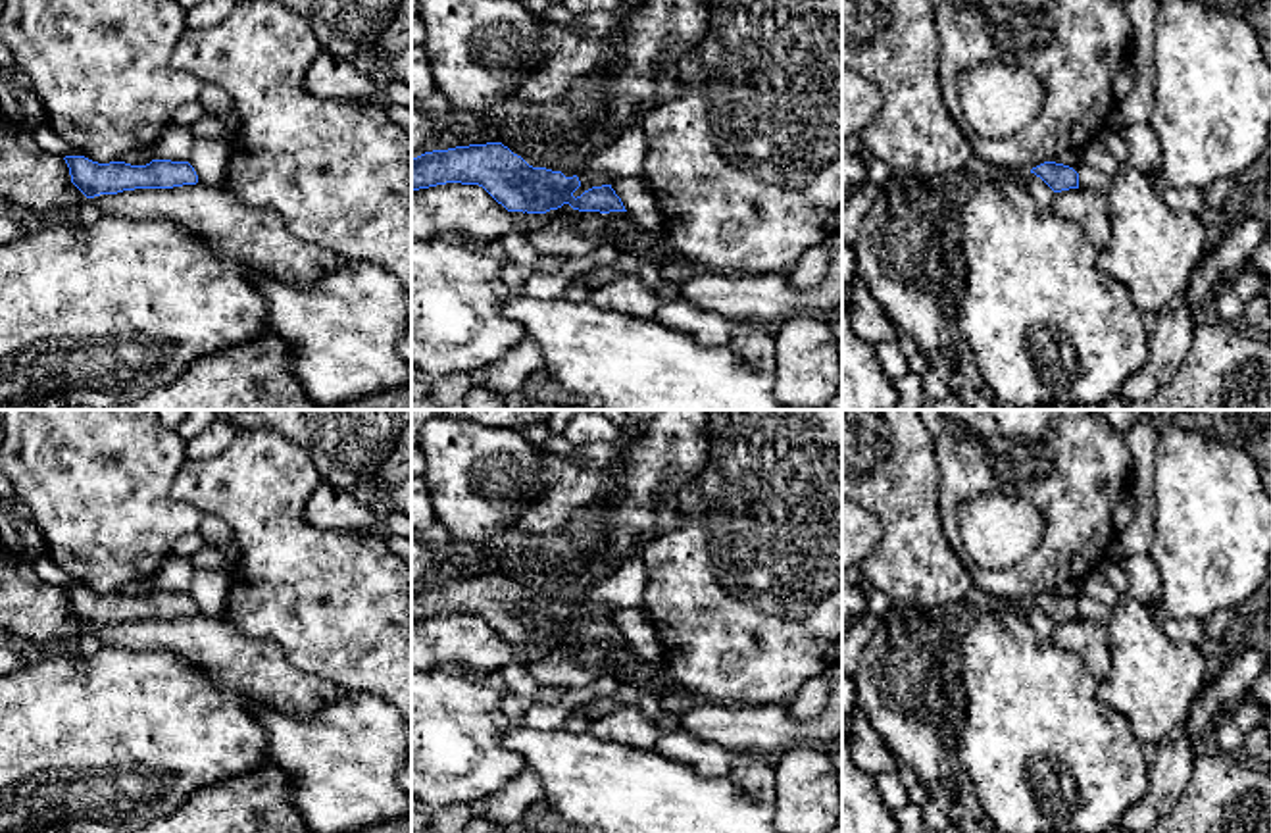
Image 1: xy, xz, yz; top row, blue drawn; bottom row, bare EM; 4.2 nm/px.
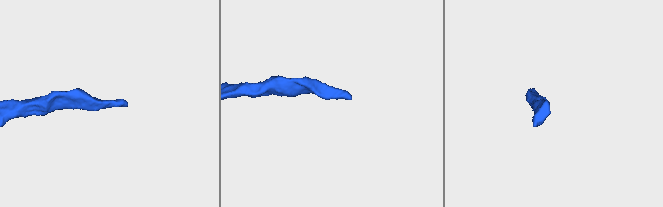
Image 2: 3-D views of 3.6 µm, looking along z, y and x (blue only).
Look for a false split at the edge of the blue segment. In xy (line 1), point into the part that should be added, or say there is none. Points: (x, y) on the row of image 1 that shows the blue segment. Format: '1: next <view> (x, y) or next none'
1: next none

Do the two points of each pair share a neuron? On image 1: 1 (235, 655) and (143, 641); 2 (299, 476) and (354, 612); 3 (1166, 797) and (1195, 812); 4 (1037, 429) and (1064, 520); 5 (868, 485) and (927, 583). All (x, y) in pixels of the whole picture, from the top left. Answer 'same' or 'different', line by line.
1: same
2: same
3: different
4: same
5: same

